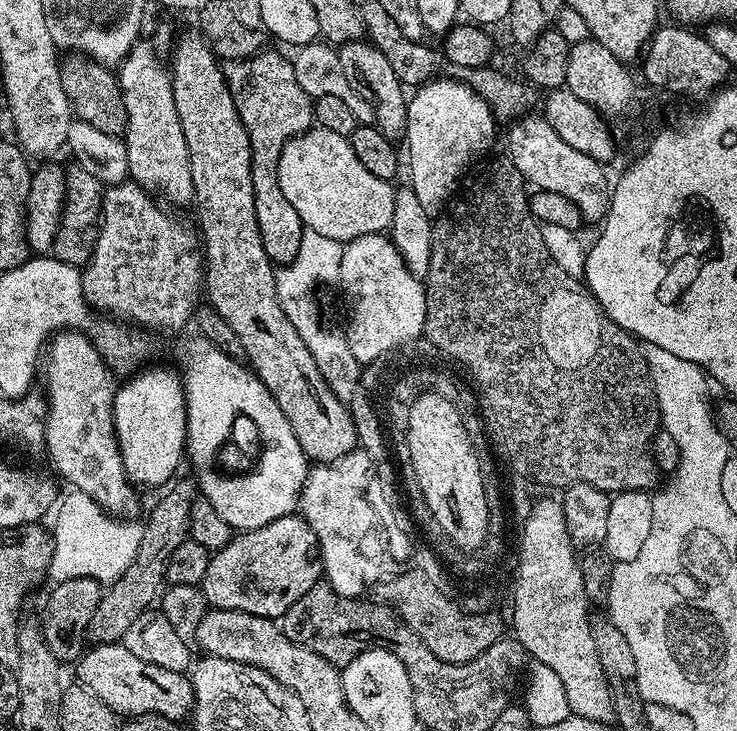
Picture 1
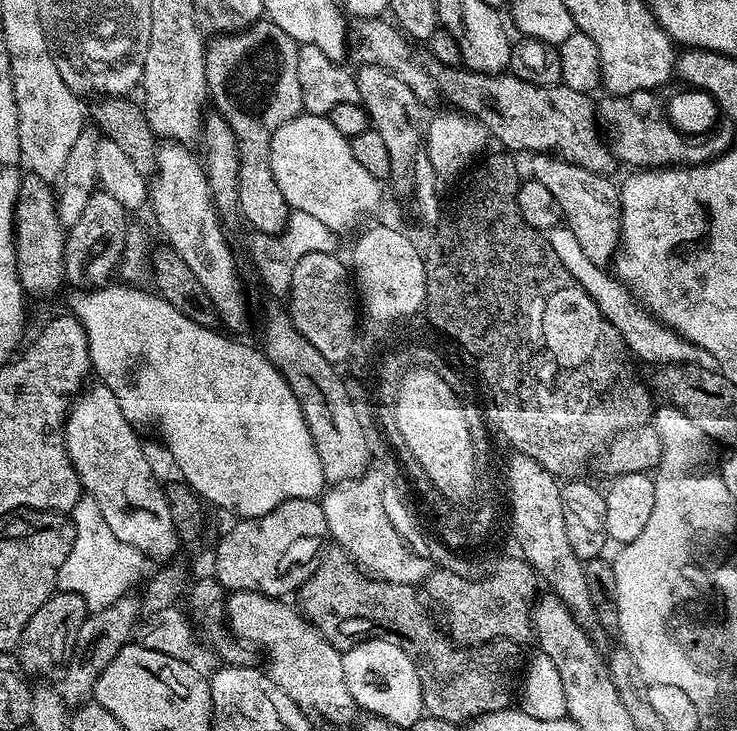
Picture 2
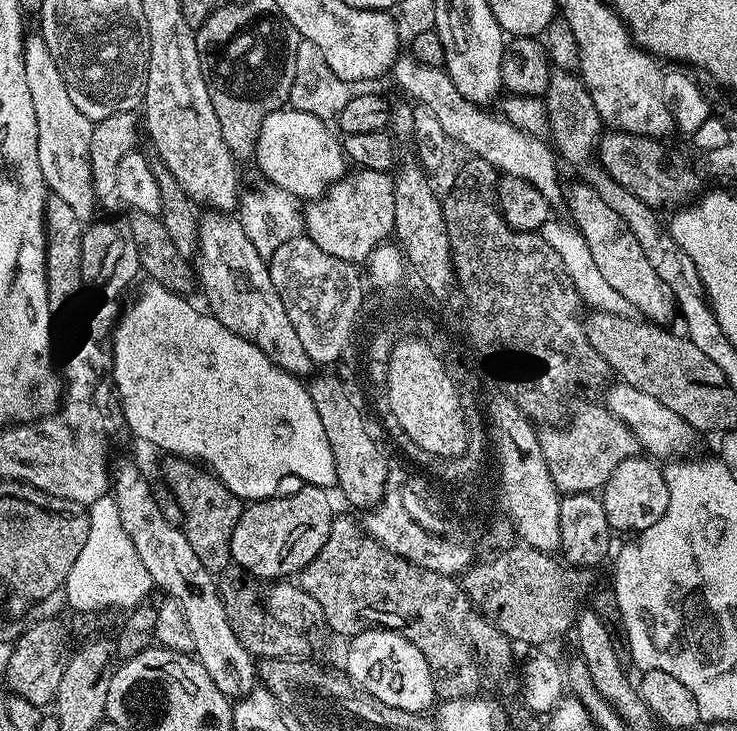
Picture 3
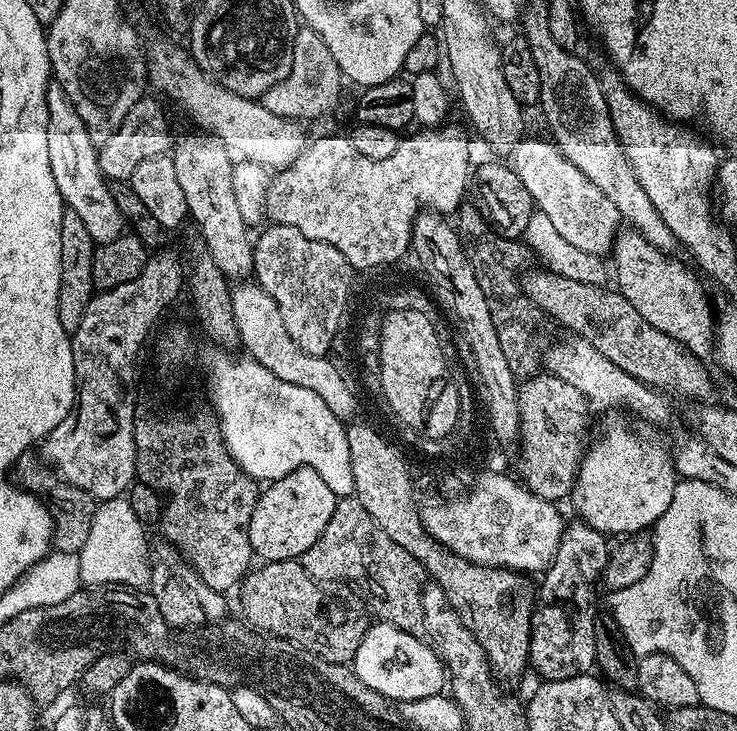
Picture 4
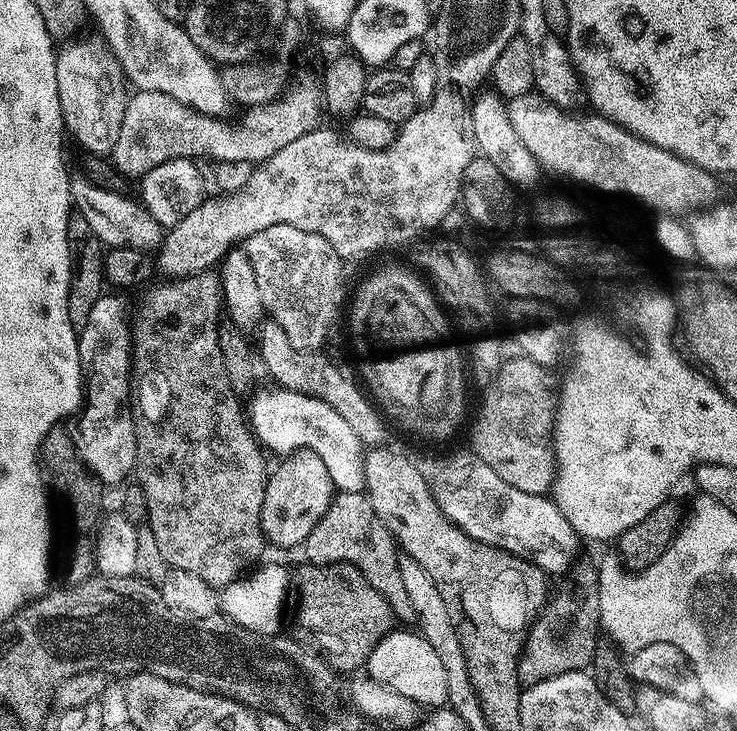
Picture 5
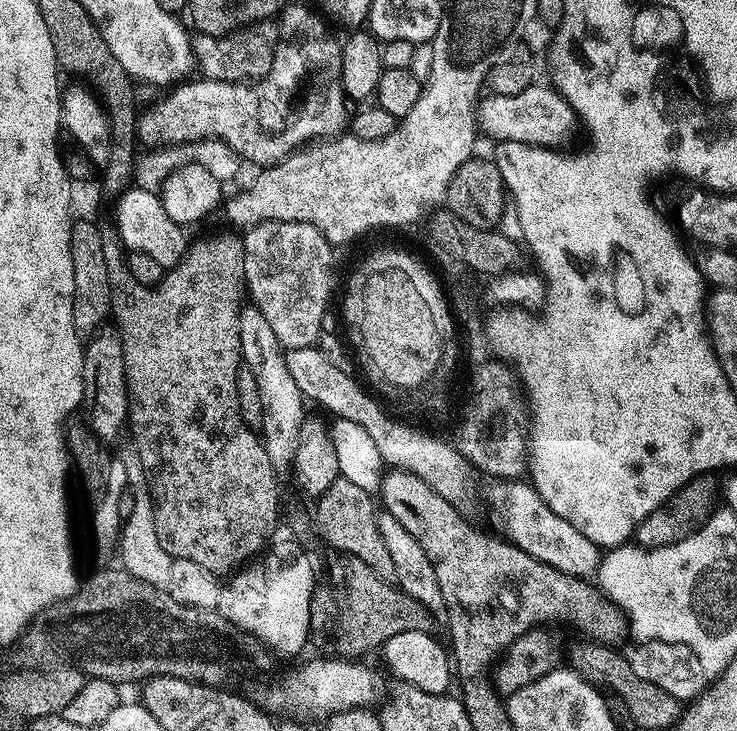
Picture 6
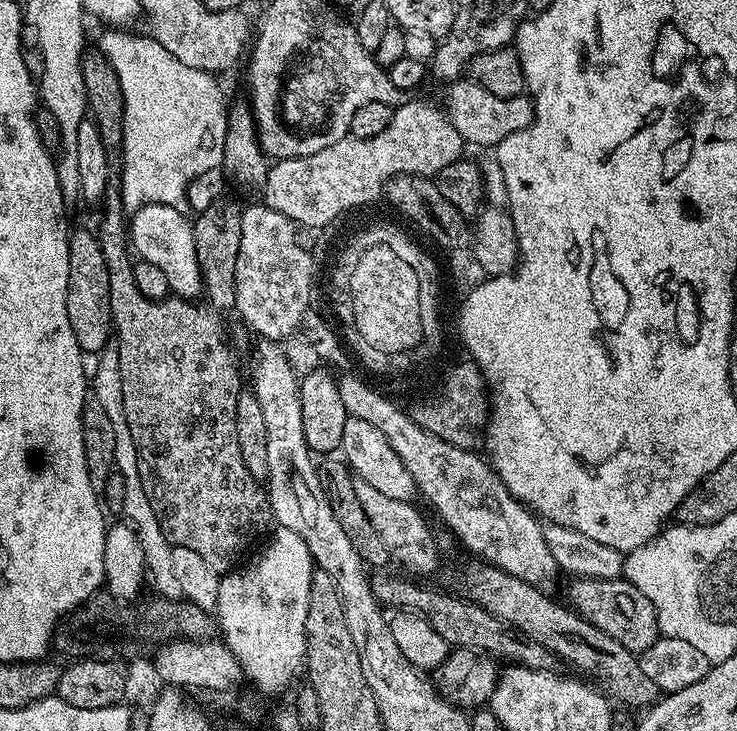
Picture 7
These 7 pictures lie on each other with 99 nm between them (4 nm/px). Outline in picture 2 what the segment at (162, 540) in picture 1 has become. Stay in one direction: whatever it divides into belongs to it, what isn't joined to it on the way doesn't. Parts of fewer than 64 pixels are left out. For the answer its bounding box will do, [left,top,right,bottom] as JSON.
[58,594,142,706]

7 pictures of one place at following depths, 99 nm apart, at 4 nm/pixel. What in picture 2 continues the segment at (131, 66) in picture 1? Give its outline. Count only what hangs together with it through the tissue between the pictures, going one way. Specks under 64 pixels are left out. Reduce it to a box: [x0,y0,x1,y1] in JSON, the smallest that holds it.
[148,142,248,334]

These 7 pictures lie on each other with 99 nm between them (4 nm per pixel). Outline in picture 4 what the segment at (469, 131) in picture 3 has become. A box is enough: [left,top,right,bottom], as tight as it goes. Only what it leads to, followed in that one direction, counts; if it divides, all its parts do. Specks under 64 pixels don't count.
[510,137,624,257]

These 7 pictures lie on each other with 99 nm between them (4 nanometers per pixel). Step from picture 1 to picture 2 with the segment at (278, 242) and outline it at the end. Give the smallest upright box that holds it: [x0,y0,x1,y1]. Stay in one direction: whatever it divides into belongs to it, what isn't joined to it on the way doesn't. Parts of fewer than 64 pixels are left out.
[204,18,304,236]

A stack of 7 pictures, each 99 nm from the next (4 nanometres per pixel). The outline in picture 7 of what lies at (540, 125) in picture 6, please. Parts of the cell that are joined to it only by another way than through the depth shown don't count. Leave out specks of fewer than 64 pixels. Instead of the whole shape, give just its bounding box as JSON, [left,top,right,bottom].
[442,78,532,146]

